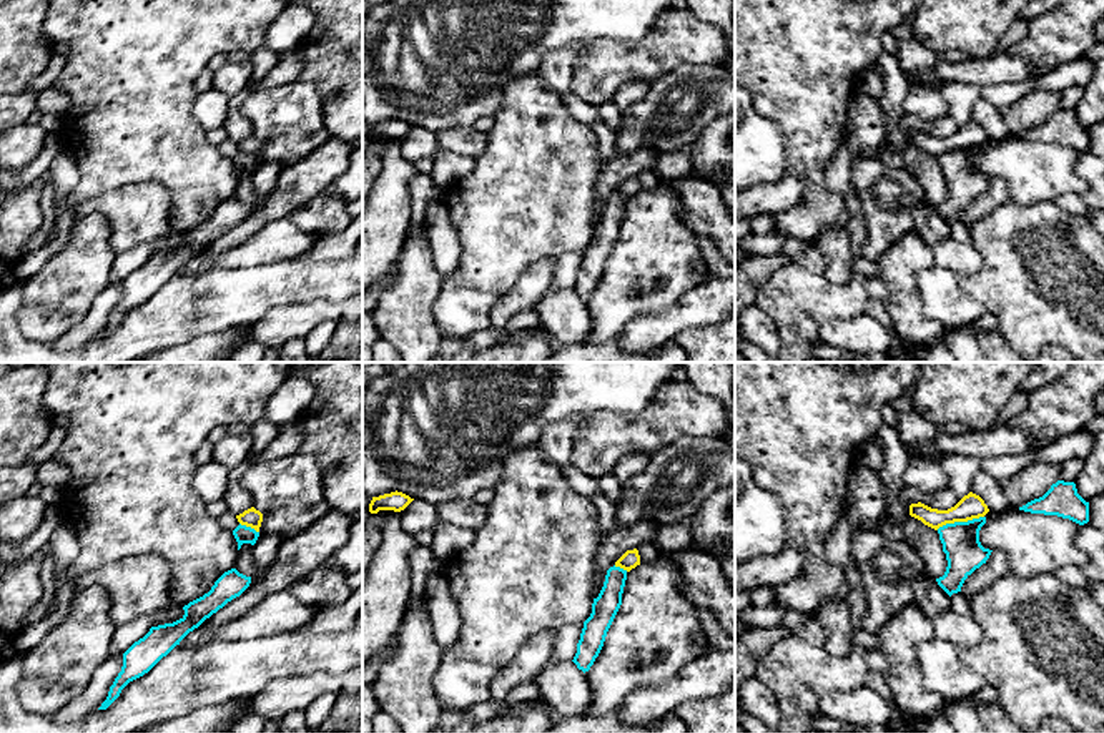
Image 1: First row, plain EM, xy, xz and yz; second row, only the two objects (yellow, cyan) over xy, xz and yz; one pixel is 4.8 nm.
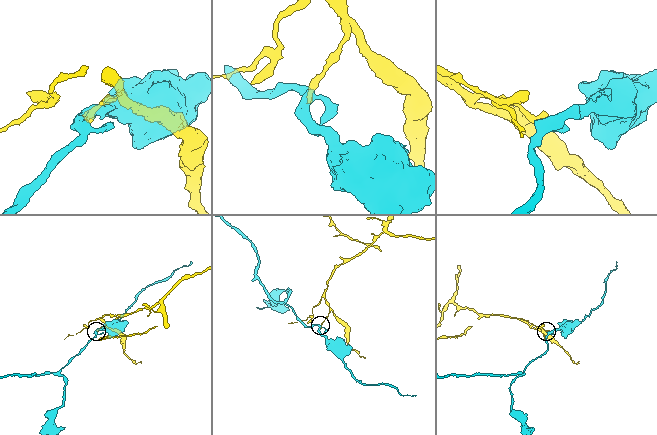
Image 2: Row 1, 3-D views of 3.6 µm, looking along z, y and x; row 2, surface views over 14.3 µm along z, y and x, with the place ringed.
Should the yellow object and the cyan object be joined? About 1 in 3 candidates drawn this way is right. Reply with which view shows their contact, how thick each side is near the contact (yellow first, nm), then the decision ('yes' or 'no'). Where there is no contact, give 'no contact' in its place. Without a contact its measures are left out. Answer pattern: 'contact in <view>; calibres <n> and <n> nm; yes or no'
contact in yz; calibres 120 and 180 nm; no

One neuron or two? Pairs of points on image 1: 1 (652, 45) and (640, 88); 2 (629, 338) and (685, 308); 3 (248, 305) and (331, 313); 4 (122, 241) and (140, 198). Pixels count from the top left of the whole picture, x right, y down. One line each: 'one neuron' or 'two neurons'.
1: two neurons
2: one neuron
3: two neurons
4: one neuron

